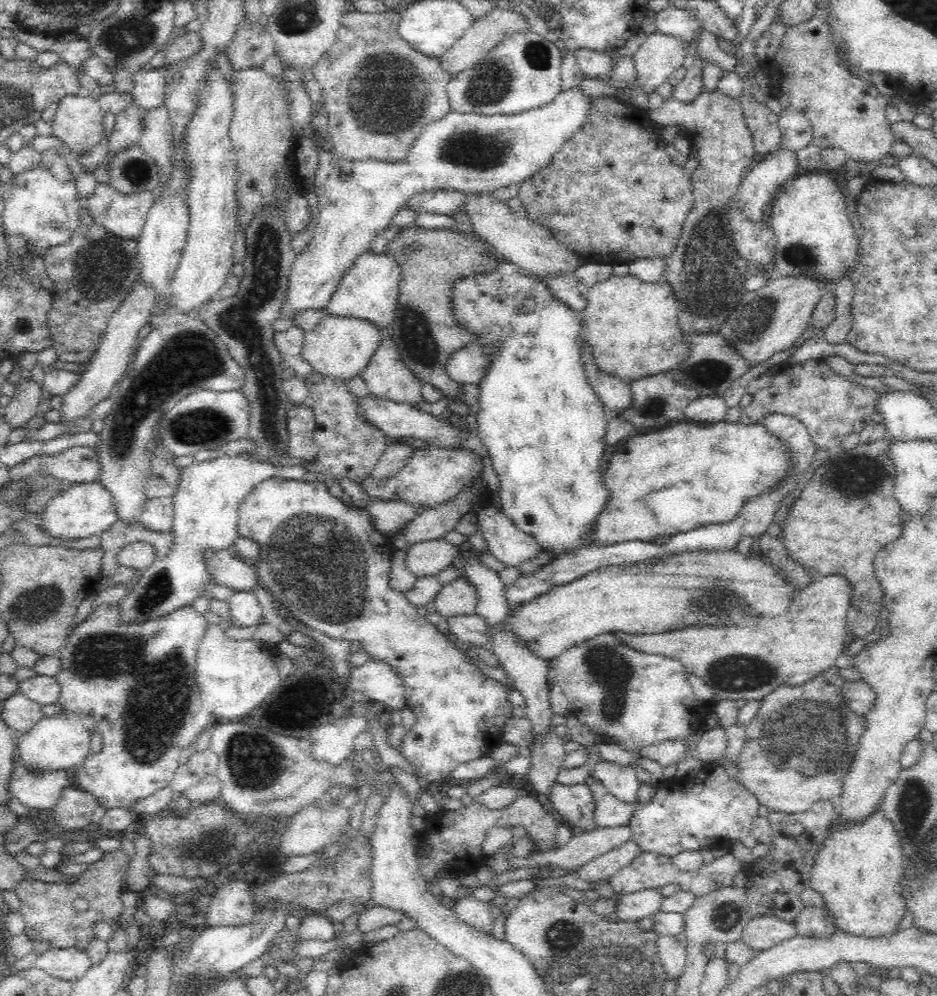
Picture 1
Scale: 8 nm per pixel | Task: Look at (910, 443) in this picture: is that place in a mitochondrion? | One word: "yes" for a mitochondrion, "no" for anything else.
no

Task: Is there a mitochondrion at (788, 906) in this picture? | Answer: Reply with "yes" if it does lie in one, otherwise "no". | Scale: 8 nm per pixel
no

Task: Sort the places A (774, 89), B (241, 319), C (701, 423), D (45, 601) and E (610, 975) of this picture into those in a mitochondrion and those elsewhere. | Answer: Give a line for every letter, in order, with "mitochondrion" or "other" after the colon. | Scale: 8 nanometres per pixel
A: other
B: mitochondrion
C: other
D: mitochondrion
E: mitochondrion

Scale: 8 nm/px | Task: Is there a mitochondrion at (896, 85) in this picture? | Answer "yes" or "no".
no

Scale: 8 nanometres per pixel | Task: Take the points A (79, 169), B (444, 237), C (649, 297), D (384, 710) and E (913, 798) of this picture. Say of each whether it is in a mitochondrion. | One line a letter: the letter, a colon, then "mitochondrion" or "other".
A: other
B: other
C: other
D: other
E: mitochondrion

